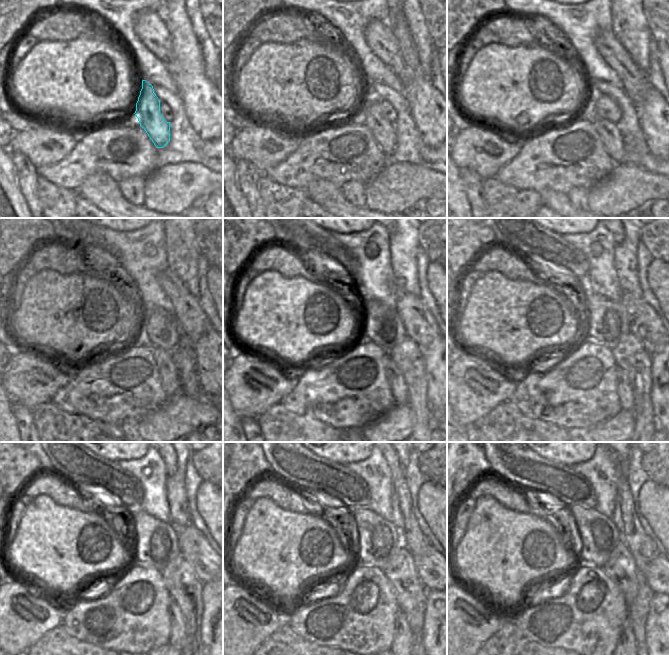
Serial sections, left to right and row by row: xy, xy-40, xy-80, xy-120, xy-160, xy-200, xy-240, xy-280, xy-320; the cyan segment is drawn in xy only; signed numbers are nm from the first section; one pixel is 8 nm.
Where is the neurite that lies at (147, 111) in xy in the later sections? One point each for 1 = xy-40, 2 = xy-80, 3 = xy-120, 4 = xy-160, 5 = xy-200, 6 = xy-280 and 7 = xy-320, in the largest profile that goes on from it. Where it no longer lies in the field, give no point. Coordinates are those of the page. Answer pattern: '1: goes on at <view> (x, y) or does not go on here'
1: goes on at xy-40 (384, 131)
2: goes on at xy-80 (609, 132)
3: goes on at xy-120 (168, 373)
4: goes on at xy-160 (398, 387)
5: goes on at xy-200 (623, 388)
6: goes on at xy-280 (402, 645)
7: goes on at xy-320 (626, 645)

